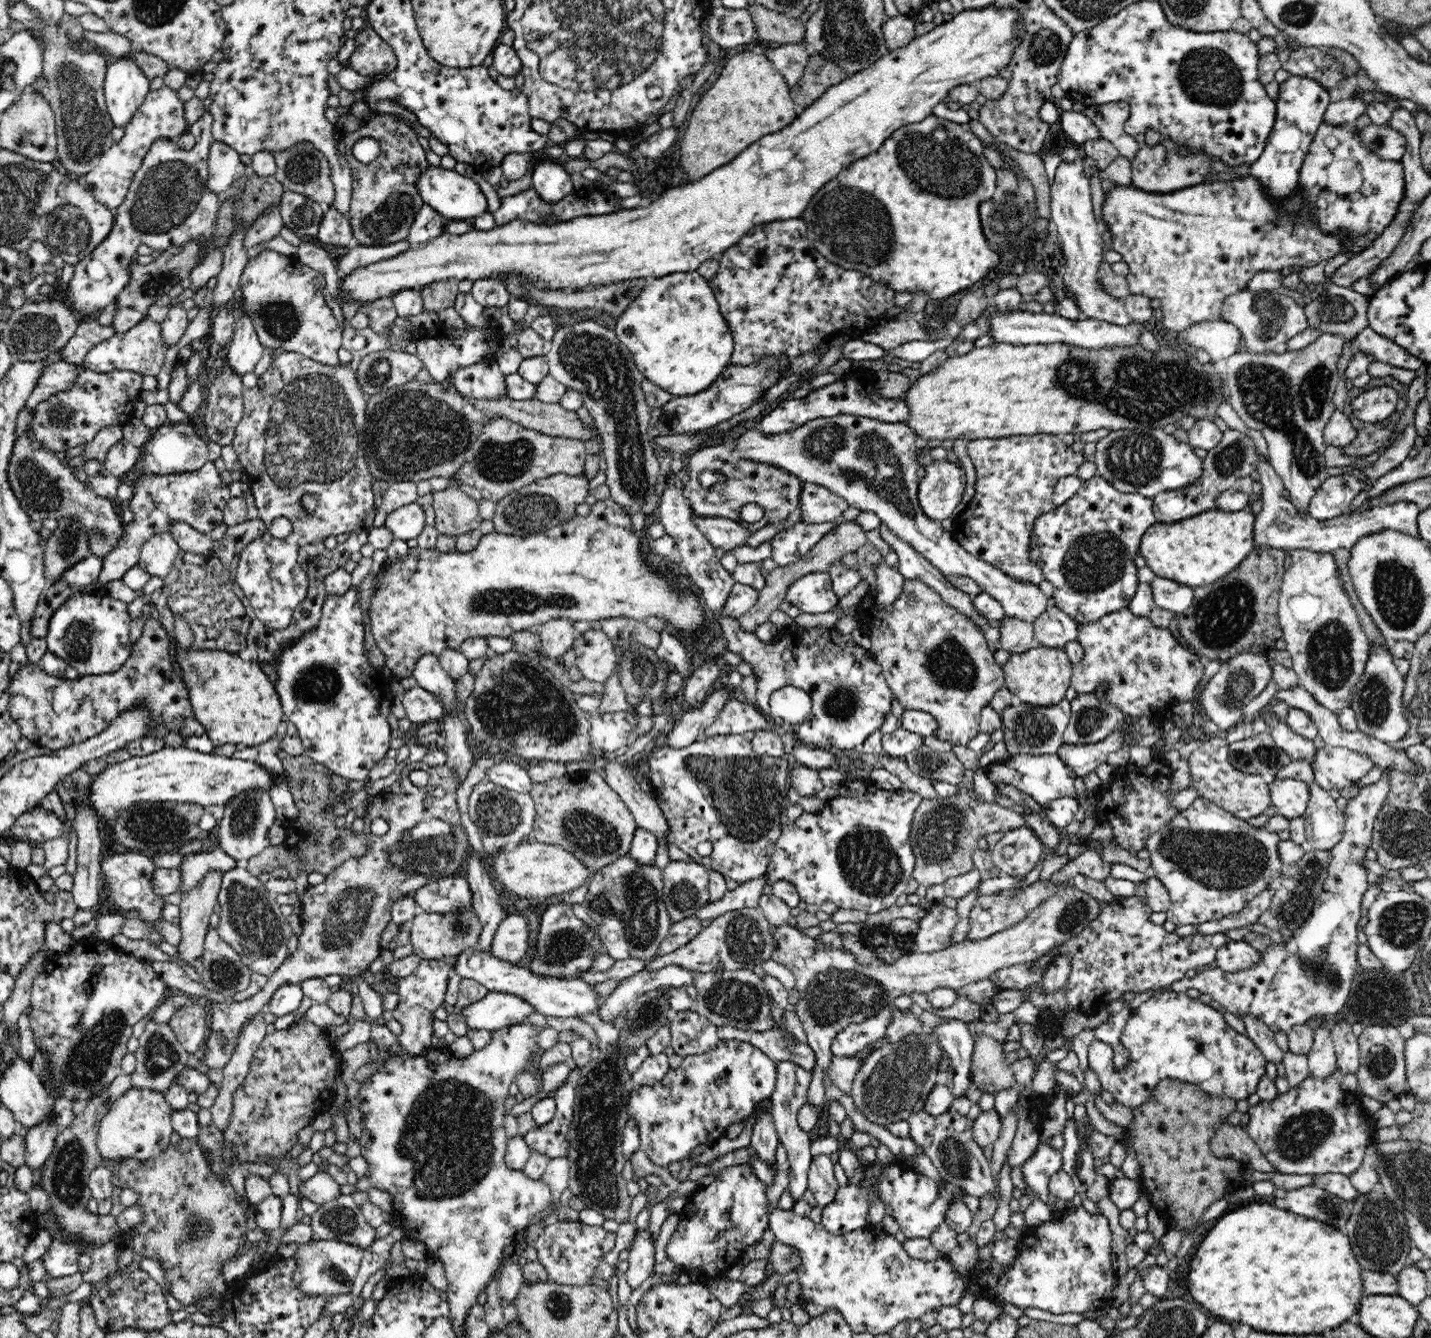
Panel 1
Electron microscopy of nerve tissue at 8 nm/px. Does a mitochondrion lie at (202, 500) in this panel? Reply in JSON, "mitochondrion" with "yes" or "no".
{"mitochondrion":"yes"}

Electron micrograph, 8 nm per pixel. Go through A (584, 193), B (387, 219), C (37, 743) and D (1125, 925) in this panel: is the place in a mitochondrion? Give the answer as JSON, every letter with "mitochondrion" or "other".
{"A":"other","B":"mitochondrion","C":"other","D":"other"}

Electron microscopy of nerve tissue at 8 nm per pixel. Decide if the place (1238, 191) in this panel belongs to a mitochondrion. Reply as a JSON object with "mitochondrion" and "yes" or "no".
{"mitochondrion":"yes"}

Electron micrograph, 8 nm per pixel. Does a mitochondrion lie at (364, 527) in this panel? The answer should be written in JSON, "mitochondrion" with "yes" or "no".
{"mitochondrion":"no"}

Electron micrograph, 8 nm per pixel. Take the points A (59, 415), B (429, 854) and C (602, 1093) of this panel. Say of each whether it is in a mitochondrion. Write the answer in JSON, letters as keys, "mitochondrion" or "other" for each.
{"A":"mitochondrion","B":"mitochondrion","C":"mitochondrion"}

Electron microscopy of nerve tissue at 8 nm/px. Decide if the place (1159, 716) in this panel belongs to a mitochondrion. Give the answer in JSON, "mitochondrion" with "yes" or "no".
{"mitochondrion":"no"}

